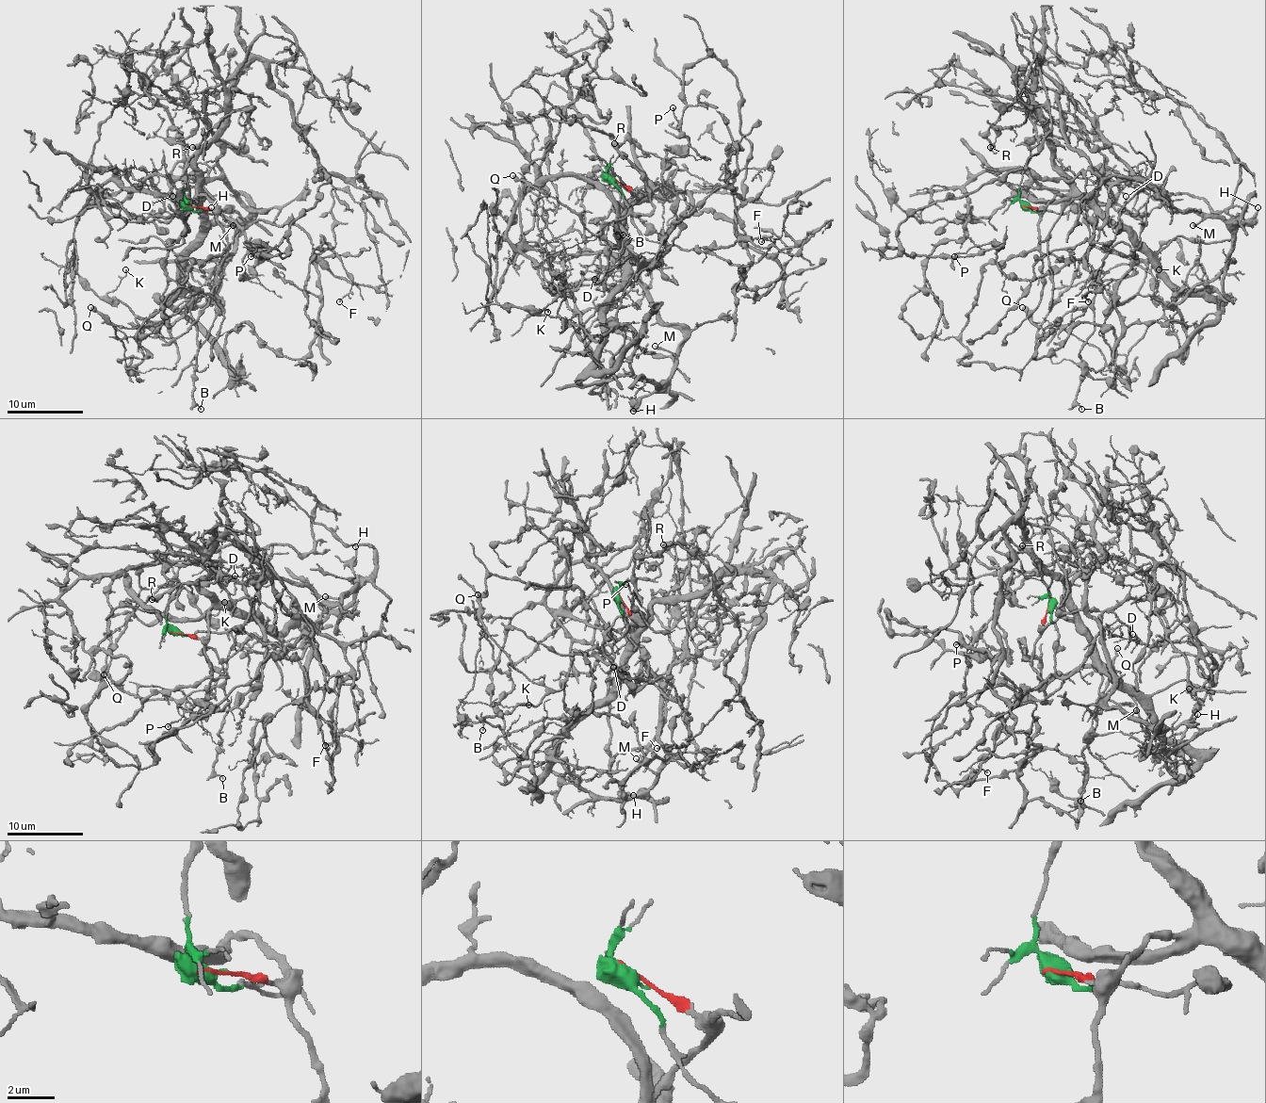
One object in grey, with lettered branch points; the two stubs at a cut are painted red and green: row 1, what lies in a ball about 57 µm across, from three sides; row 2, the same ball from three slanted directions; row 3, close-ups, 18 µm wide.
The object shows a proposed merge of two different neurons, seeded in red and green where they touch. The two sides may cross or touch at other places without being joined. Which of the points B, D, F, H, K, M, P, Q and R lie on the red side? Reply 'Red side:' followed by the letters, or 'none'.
Red side: B, Q, R

